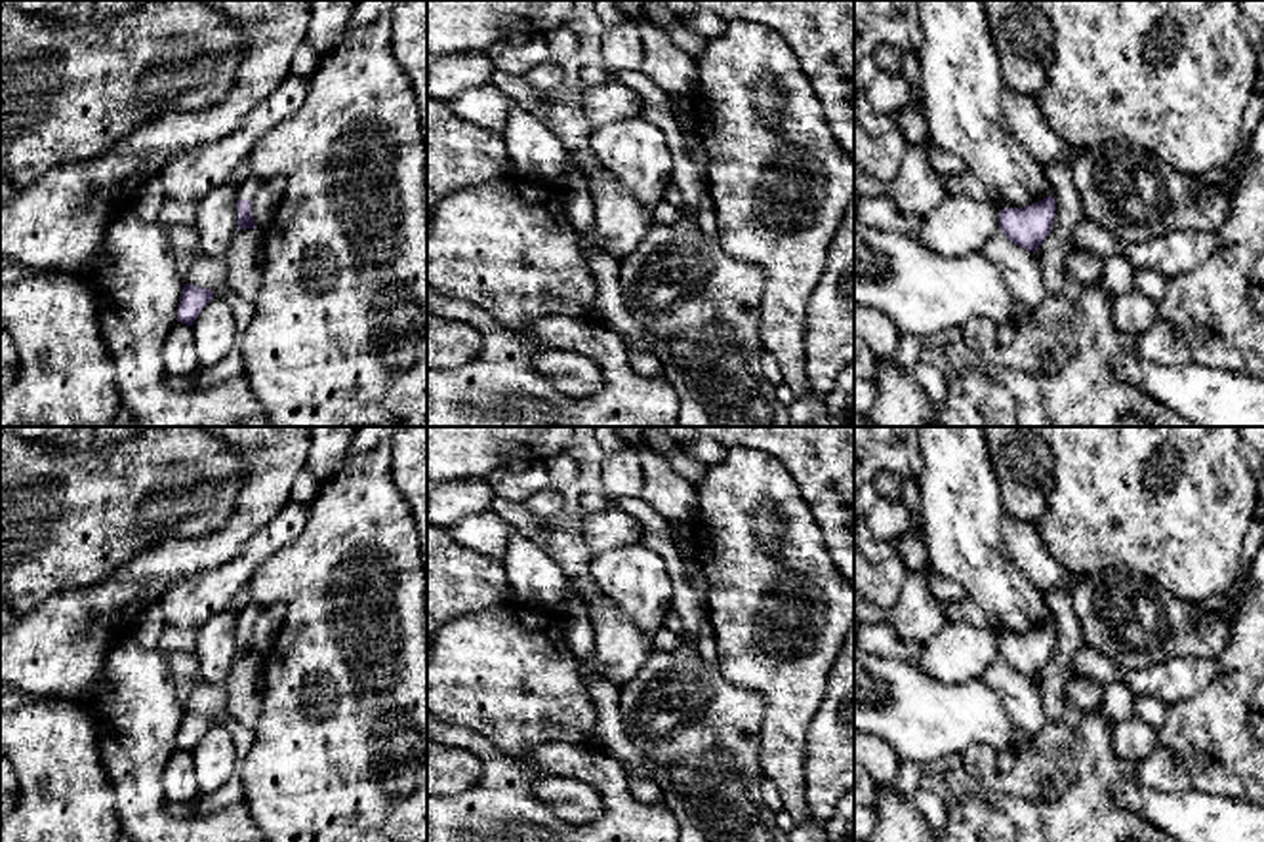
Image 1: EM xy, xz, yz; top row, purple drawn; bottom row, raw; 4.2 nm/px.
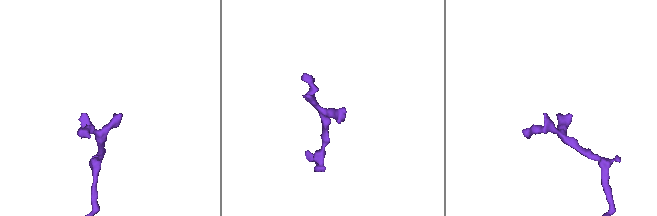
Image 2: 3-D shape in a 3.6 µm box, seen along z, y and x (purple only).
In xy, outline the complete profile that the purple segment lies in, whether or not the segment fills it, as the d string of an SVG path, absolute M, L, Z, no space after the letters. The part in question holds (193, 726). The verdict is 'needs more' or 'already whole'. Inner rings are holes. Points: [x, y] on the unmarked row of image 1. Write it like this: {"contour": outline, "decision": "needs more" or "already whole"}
{"contour": "M185 711L177 732L177 749L193 752L212 724L214 718L198 714L194 711Z", "decision": "already whole"}

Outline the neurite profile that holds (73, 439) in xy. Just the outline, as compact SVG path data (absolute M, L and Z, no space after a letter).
M0 427L13 438L42 446L61 446L69 453L90 453L93 448L120 446L153 427Z

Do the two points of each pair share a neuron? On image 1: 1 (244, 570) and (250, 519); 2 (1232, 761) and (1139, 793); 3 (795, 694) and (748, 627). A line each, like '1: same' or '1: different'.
1: different
2: different
3: same

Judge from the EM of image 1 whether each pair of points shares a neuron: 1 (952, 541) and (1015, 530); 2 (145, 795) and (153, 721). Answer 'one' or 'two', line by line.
1: two
2: one

